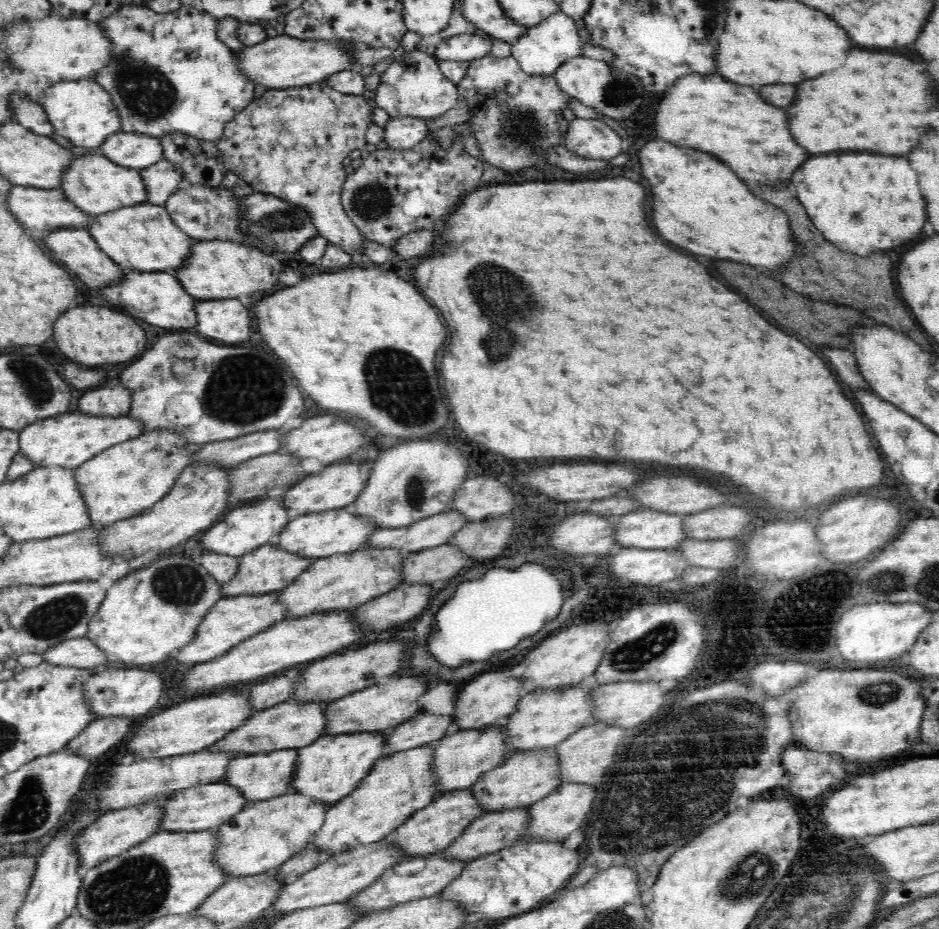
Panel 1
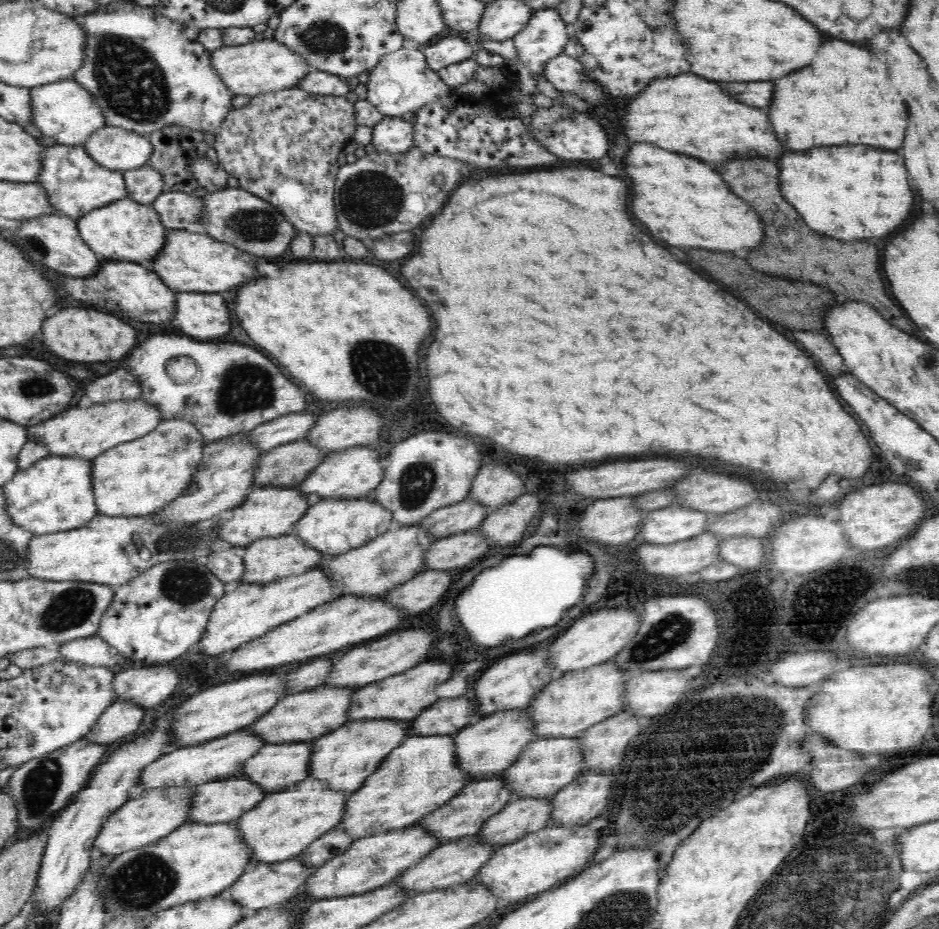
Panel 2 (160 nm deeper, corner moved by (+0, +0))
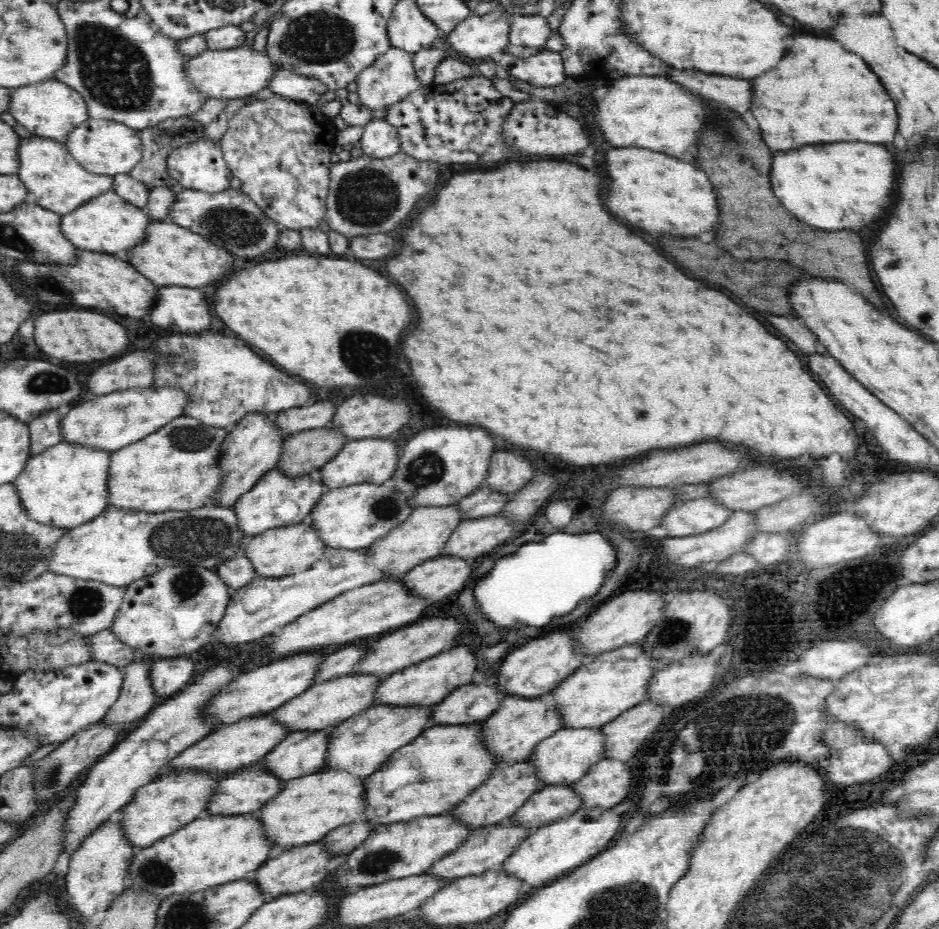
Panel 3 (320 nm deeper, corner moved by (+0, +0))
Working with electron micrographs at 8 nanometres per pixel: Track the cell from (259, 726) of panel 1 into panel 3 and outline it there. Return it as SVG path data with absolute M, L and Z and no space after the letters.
M347 675L338 680L313 684L305 692L299 693L295 698L286 701L286 704L280 706L278 710L274 710L274 714L270 714L270 718L276 720L280 726L286 726L288 732L328 732L371 707L372 696L380 682L382 680L372 676Z

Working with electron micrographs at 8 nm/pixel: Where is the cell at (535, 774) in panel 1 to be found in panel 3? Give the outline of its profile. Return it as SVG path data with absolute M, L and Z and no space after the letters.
M559 728L552 736L546 737L535 745L526 764L534 777L536 790L541 791L544 787L570 787L590 770L592 764L602 760L602 753L603 740L599 728Z

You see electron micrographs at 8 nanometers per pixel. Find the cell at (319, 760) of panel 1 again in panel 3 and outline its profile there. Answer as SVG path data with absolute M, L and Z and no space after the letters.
M366 708L327 732L326 766L330 770L344 770L348 774L354 774L356 778L366 778L374 774L394 750L399 750L403 745L408 745L410 740L414 740L422 732L430 714L430 708Z

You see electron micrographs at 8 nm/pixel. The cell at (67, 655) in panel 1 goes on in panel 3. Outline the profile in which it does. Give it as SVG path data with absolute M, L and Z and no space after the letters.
M110 629L85 637L82 643L86 643L86 652L94 662L111 664L118 668L127 667L133 662L133 650L118 642Z

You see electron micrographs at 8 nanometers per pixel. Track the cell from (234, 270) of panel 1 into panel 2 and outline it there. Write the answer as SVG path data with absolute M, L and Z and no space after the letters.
M168 230L168 235L168 243L162 256L158 256L158 262L154 263L153 270L176 292L228 292L258 276L256 262L260 258L253 253L196 230Z

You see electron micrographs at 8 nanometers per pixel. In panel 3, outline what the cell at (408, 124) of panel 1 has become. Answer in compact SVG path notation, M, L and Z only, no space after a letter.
M385 118L372 119L364 127L361 138L363 152L376 157L388 158L401 151L401 133L396 124Z

